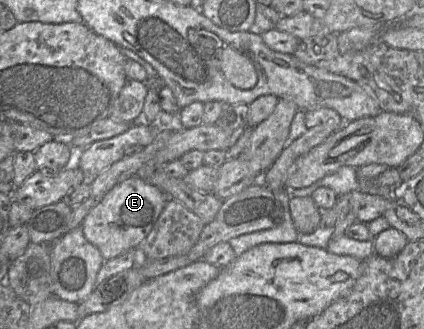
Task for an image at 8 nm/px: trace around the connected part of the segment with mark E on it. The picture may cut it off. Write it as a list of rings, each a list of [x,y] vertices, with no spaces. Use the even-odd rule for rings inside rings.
[[[133,176],[115,185],[85,216],[80,227],[104,260],[113,259],[128,250],[138,249],[153,228],[167,199],[162,190]]]

